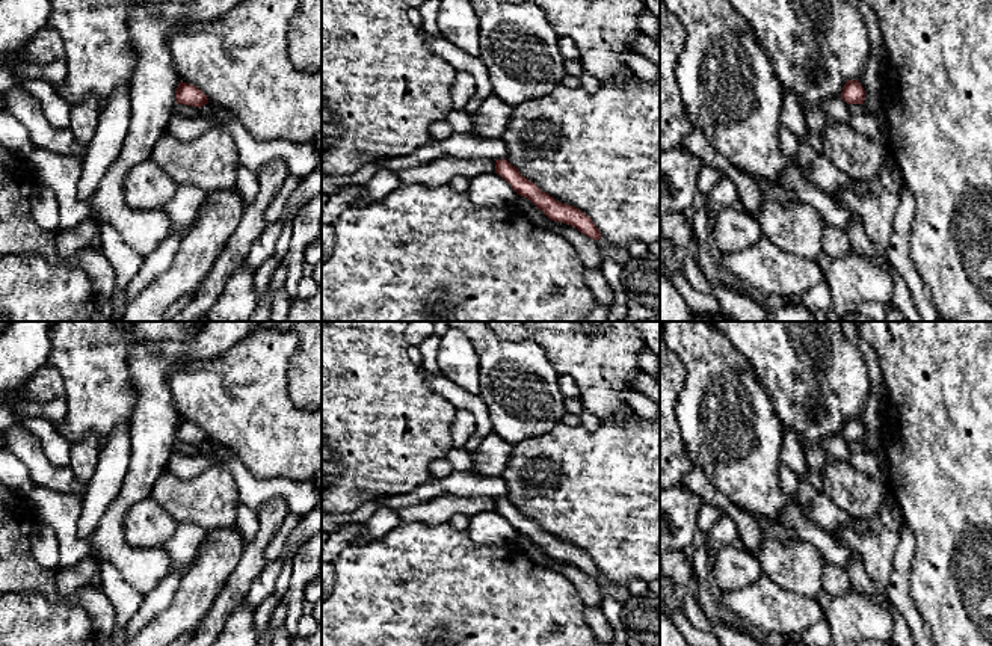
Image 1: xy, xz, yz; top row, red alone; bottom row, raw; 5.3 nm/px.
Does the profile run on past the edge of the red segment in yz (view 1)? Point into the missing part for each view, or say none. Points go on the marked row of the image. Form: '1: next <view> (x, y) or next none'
1: next none

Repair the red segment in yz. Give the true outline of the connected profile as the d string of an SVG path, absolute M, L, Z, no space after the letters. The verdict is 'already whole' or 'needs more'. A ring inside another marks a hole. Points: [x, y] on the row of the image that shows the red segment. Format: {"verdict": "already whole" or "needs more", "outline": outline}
{"verdict": "already whole", "outline": "M847 80L843 88L841 98L847 104L864 104L865 91L858 80Z"}

